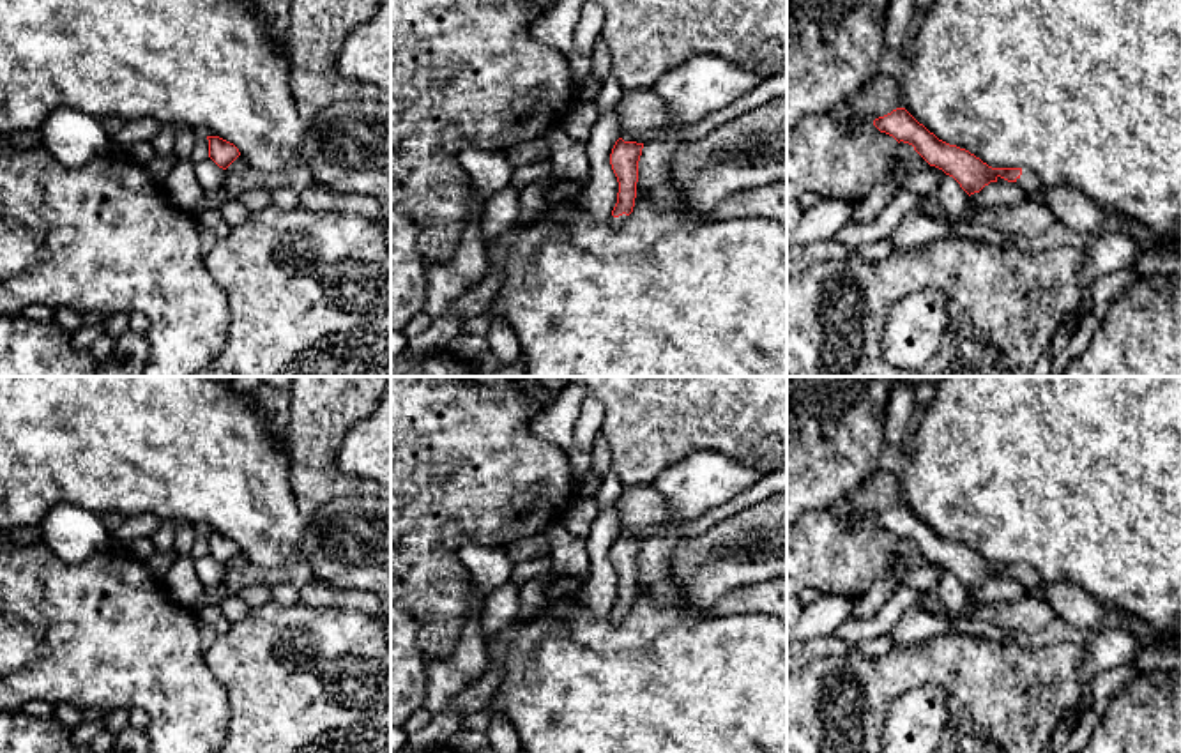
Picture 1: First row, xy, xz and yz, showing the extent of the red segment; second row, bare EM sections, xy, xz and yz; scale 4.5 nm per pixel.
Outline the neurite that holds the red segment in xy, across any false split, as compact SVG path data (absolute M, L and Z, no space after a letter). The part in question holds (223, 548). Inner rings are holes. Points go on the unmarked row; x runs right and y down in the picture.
M207 532L209 536L209 553L223 566L226 566L239 551L239 544L219 534L219 532Z

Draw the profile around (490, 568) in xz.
M467 539L451 557L470 573L472 582L484 596L499 590L513 578L514 564L506 548Z

